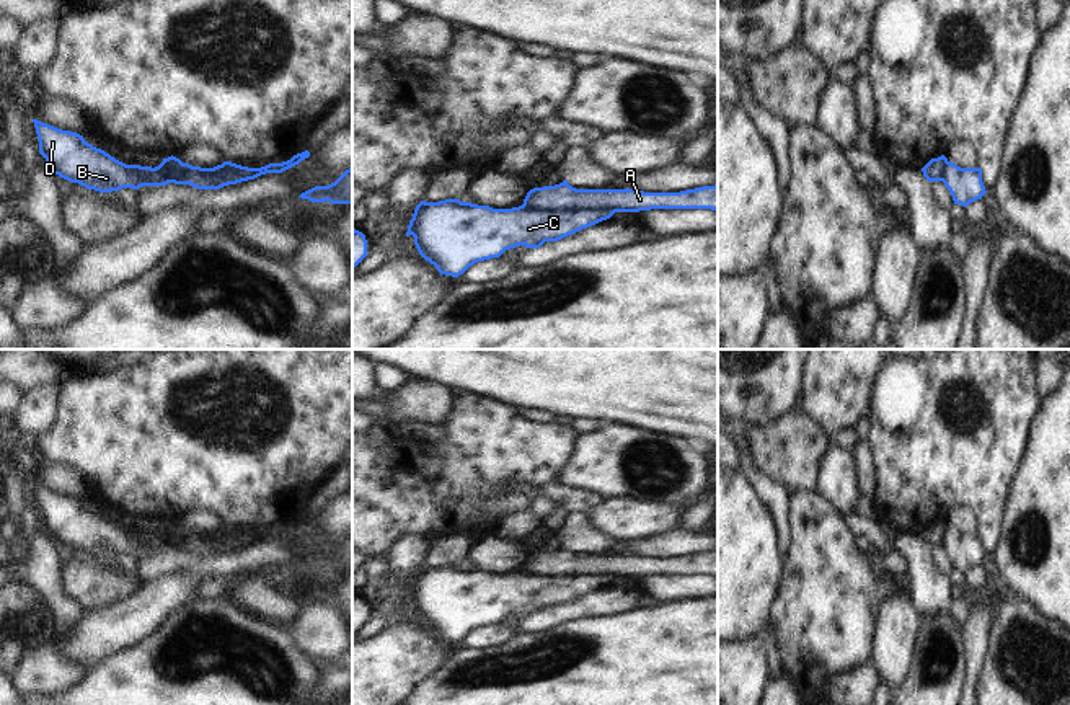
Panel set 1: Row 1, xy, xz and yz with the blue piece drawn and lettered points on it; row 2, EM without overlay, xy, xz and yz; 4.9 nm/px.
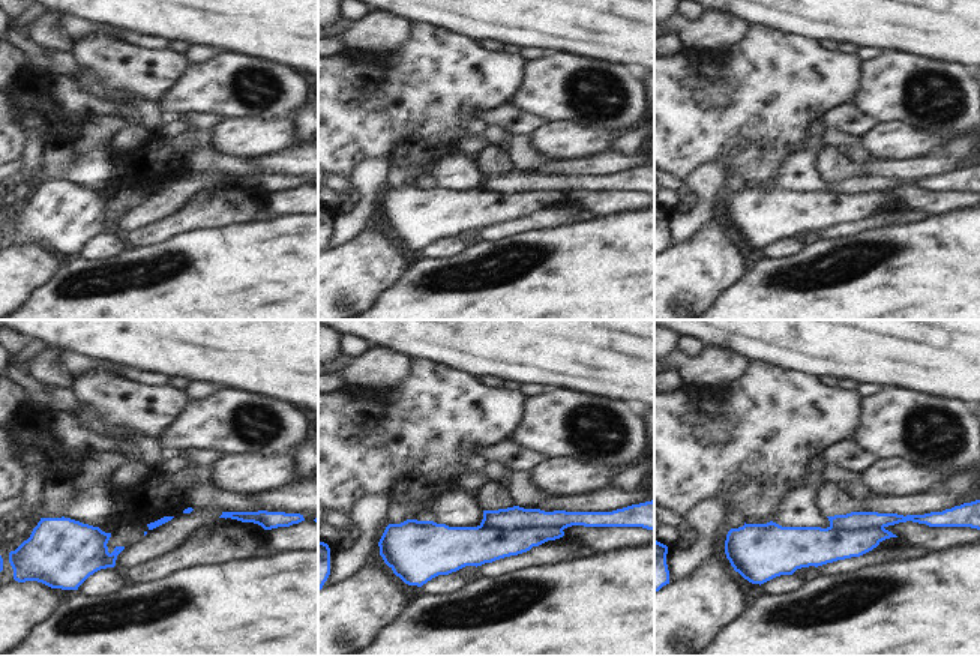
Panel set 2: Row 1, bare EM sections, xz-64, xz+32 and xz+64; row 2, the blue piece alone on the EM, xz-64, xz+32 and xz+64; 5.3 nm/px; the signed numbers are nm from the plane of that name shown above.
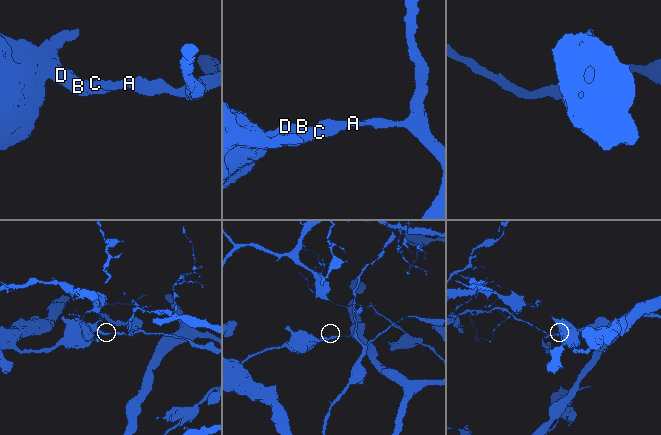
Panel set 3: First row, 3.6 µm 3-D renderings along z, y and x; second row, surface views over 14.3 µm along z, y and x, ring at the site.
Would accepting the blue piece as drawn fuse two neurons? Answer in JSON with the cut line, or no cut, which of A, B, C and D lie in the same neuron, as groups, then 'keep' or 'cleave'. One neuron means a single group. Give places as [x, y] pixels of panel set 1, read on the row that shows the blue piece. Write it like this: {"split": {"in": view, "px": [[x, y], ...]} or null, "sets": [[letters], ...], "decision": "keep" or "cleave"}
{"split": {"in": "xz", "px": [[522, 204], [532, 209], [550, 211], [615, 211]]}, "sets": [["A"], ["B", "C", "D"]], "decision": "cleave"}

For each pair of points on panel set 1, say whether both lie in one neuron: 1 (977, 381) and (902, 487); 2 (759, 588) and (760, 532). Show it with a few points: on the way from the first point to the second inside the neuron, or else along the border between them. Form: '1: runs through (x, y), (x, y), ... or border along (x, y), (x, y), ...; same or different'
1: runs through (971, 407), (935, 446), (927, 461); same
2: runs through (759, 575), (759, 545); same

